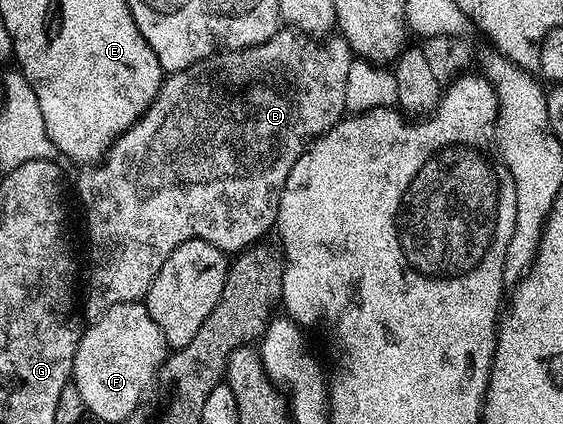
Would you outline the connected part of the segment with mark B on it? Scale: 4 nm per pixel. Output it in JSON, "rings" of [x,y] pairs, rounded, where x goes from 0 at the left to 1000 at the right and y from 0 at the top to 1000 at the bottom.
{"rings":[[[499,66],[492,71],[487,85],[480,85],[480,94],[472,94],[465,104],[456,108],[435,108],[432,118],[401,118],[396,123],[385,123],[362,137],[357,146],[348,146],[337,160],[329,165],[314,165],[300,172],[293,182],[291,191],[284,196],[284,215],[277,219],[277,231],[263,252],[258,264],[227,307],[218,307],[211,321],[206,323],[204,335],[194,347],[192,361],[185,366],[181,380],[176,387],[156,387],[147,394],[149,401],[135,420],[135,467],[139,469],[140,483],[147,483],[151,476],[178,476],[178,486],[171,486],[171,495],[192,495],[192,514],[213,514],[213,505],[206,505],[206,495],[220,495],[220,514],[242,514],[242,495],[256,495],[256,486],[249,486],[249,476],[298,476],[298,486],[313,486],[313,573],[323,575],[330,566],[339,561],[357,561],[366,566],[373,575],[380,575],[387,587],[400,594],[425,594],[437,587],[439,580],[460,573],[462,561],[474,542],[481,545],[490,528],[490,502],[494,500],[494,481],[497,479],[497,448],[508,434],[508,425],[515,415],[515,396],[522,396],[522,387],[536,368],[536,358],[545,354],[551,337],[567,325],[570,316],[577,316],[581,307],[590,300],[595,288],[604,285],[606,278],[613,276],[615,257],[615,175],[622,163],[622,151],[629,139],[625,116],[618,108],[616,94],[602,85],[575,85],[561,87],[551,80],[540,80],[535,71],[524,66]]]}

